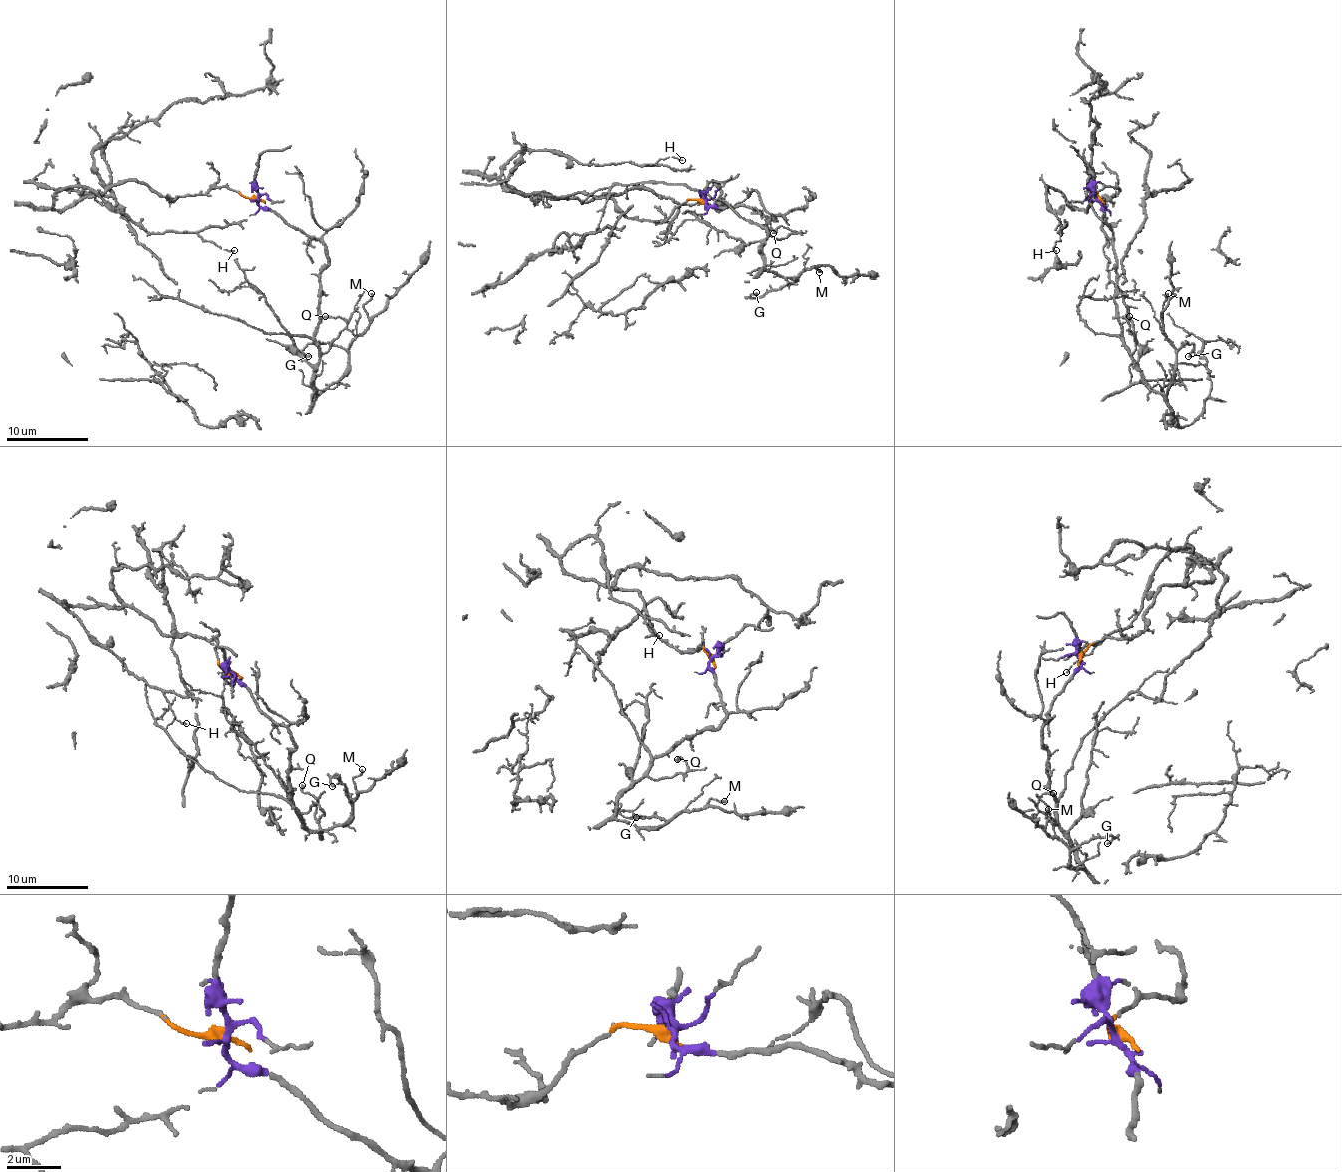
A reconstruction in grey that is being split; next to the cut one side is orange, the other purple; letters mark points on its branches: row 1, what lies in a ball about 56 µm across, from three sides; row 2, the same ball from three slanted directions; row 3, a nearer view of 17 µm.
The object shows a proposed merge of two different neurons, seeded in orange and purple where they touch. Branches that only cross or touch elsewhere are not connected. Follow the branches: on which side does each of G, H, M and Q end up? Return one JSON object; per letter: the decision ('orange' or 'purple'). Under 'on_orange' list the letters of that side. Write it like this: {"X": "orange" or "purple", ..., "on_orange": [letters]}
{"G": "purple", "H": "orange", "M": "purple", "Q": "purple", "on_orange": ["H"]}

